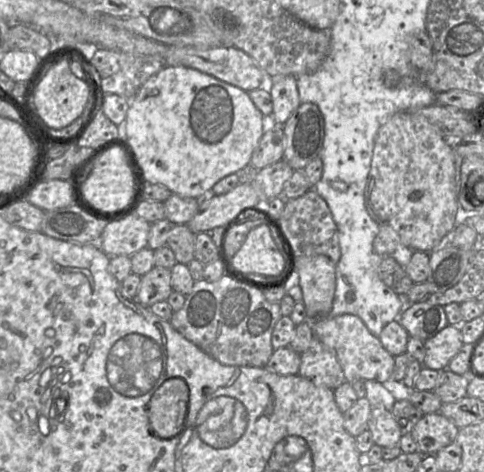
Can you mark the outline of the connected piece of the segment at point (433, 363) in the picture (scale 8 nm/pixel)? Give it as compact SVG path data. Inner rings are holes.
M448 325L424 342L425 357L422 366L443 371L464 345L459 326Z

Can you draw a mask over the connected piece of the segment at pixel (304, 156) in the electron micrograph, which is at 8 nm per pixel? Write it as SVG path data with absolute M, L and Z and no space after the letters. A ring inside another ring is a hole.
M302 103L291 114L283 125L285 136L285 160L294 171L303 169L315 158L320 156L324 140L324 119L317 105Z

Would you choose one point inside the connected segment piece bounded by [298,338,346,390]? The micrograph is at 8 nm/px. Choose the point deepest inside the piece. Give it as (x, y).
(318, 363)

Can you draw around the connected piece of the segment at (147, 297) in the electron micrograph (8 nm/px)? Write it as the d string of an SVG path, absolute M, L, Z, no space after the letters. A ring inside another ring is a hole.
M154 266L141 276L136 301L144 307L167 300L171 292L171 269Z

